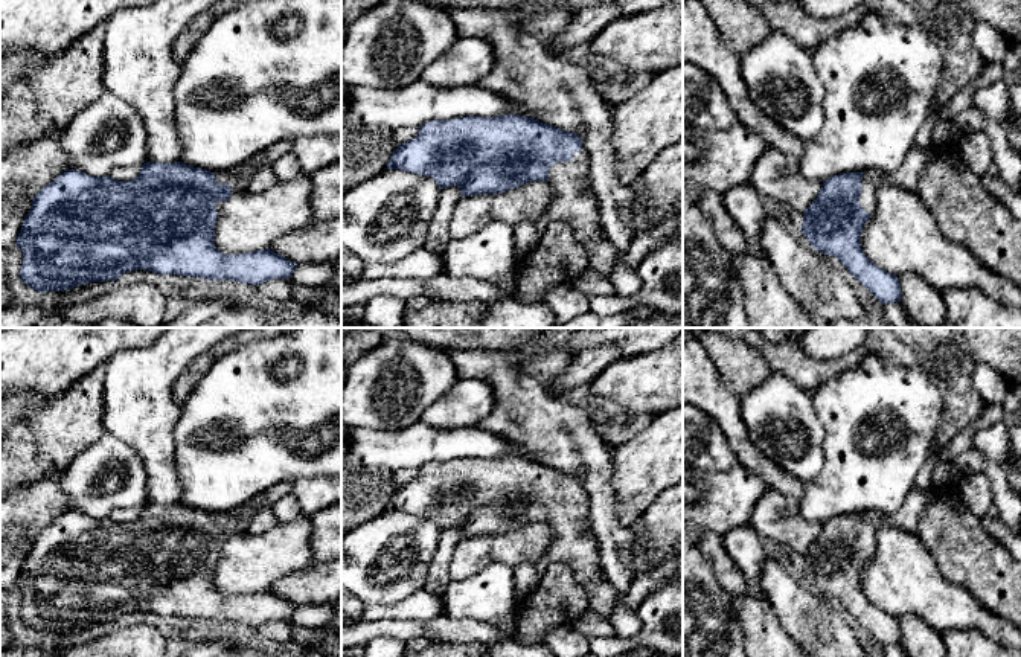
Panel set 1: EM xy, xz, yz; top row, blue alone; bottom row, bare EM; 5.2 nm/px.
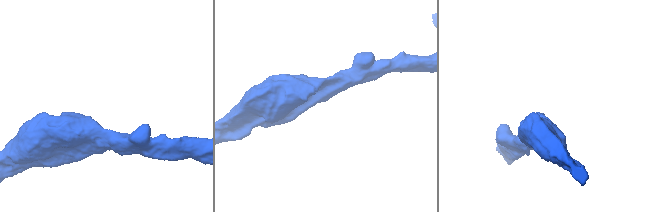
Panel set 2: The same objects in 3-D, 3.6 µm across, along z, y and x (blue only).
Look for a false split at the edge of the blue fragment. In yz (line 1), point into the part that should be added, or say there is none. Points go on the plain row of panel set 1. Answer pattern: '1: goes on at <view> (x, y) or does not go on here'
1: goes on at yz (908, 515)

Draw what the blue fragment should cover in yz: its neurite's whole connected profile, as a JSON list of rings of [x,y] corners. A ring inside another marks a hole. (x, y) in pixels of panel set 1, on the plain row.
[[[911,488],[908,497],[895,514],[847,514],[823,523],[817,540],[803,553],[802,575],[823,596],[835,598],[849,614],[859,622],[882,646],[901,643],[898,617],[875,607],[861,590],[861,573],[872,558],[876,534],[882,526],[917,534],[919,523],[930,498],[930,489]]]

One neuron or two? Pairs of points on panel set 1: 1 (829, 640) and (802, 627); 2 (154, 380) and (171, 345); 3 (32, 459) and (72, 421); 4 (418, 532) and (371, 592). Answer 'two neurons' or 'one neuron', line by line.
1: one neuron
2: one neuron
3: one neuron
4: one neuron

